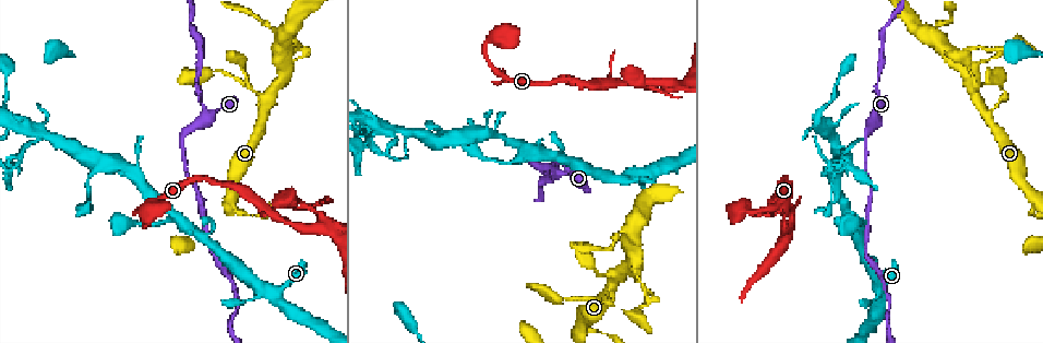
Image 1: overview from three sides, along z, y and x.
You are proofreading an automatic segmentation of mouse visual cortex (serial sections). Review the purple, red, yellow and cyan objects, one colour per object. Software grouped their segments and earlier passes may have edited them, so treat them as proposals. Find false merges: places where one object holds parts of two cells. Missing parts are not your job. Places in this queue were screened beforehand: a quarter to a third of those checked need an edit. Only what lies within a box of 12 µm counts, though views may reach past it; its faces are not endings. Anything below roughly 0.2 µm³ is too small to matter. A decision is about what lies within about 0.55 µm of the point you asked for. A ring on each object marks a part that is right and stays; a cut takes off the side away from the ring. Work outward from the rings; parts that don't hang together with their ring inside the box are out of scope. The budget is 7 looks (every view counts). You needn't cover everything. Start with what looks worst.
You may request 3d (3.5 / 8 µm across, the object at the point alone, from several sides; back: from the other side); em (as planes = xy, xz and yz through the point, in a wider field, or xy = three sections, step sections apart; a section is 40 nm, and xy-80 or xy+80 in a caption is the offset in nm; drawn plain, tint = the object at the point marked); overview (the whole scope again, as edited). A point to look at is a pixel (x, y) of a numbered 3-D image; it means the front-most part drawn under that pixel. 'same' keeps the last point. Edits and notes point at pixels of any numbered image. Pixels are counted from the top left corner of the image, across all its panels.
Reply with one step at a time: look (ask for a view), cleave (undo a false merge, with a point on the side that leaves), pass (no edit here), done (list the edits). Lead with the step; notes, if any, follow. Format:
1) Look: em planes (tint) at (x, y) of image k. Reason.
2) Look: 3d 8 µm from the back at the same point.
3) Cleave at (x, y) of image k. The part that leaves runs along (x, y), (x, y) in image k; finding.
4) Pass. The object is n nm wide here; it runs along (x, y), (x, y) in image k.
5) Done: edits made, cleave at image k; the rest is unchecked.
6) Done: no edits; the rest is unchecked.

Look: 3d 3.5 µm at (199, 99) of image 1. A narrow waist.

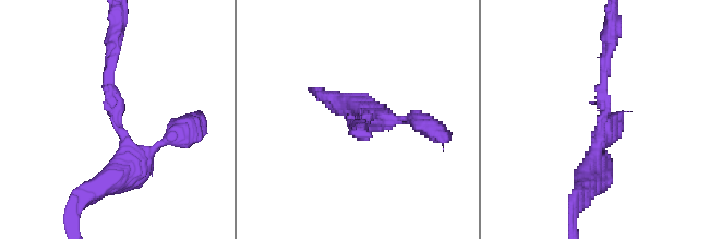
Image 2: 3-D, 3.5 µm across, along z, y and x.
Look: em planes (tint) at (602, 123) of image 2. The arms are 150, 250 nm wide.

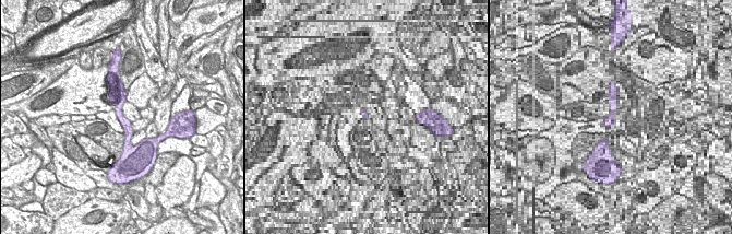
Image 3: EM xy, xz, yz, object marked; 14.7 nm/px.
Look: em xy step 5 (tint) at the same point. Another direction.

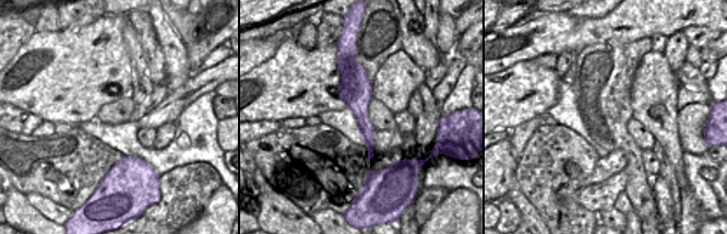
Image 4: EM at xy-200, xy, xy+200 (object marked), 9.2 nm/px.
Pass. The object is 260 nm wide here; it runs along (601, 155), (609, 50) in image 2; one cell here.

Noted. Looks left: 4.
Look: 3d 3.5 µm at (790, 230) of image 1. A narrow waist.

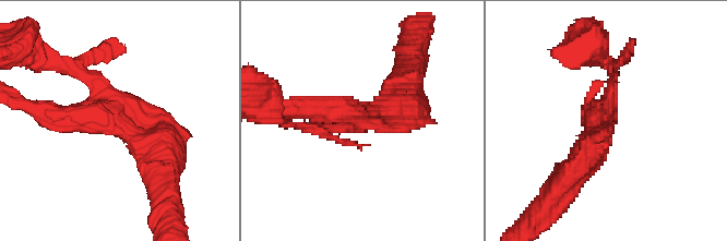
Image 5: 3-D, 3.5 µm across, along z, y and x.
Look: em xy step 2 (tint) at (102, 117) of image 5. 3 arms meet here; the arms are 150, 300, 300 nm wide; need the tissue.

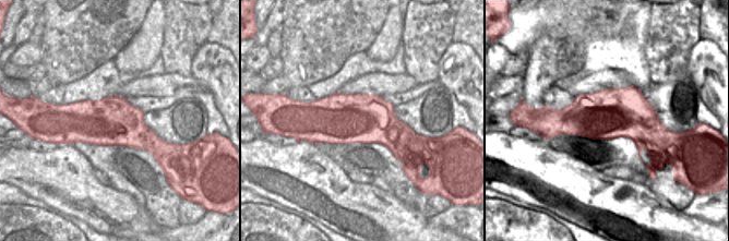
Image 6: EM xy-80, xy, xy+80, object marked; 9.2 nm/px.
Look: em xy step 1 (tint) at the same point.

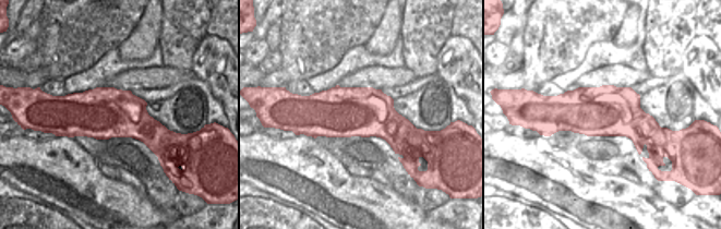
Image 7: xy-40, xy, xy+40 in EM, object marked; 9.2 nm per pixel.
Pass. The object is 460 nm wide here; it runs along (30, 106), (103, 116), (103, 89), (66, 65) in image 5; all the same cell.

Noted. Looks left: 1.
Done: no edits; the rest is unchecked.

